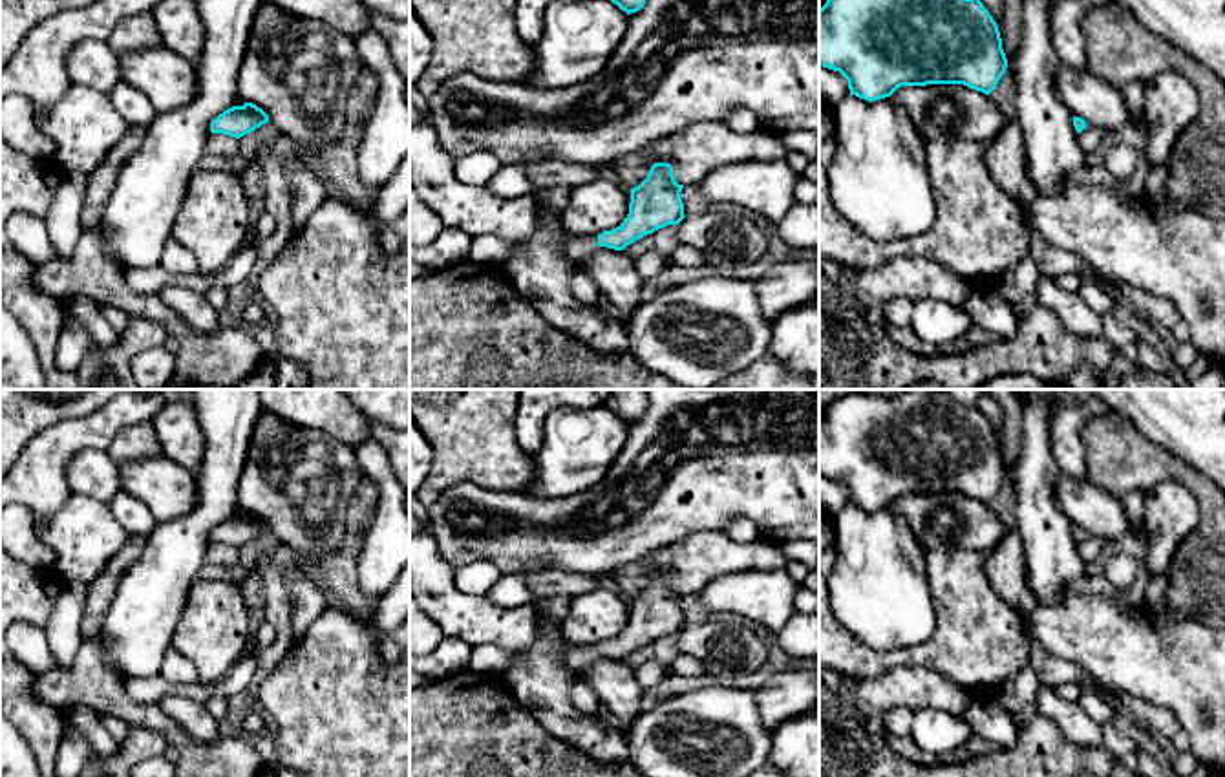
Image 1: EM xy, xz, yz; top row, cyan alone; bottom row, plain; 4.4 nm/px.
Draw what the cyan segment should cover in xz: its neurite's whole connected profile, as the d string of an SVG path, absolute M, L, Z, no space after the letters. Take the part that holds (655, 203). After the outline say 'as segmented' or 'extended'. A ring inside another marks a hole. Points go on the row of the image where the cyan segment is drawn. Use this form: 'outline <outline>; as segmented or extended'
outline M655 163L647 177L631 188L629 214L623 223L592 238L567 238L563 254L580 263L598 247L623 250L636 239L653 234L667 225L678 225L684 216L680 197L684 185L678 185L669 163Z; extended

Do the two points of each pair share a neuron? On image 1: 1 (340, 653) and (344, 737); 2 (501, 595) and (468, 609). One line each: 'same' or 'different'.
1: same
2: different

